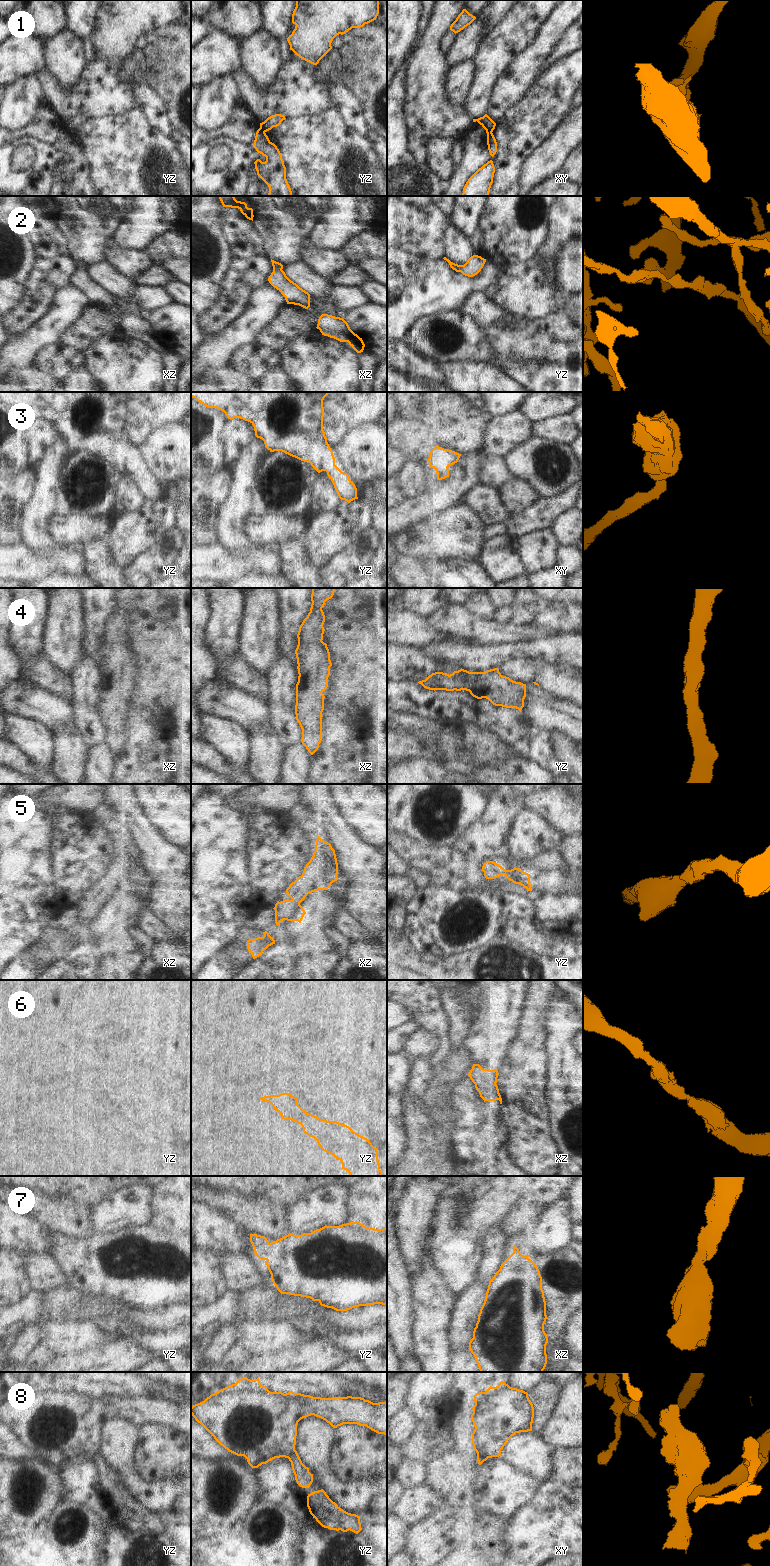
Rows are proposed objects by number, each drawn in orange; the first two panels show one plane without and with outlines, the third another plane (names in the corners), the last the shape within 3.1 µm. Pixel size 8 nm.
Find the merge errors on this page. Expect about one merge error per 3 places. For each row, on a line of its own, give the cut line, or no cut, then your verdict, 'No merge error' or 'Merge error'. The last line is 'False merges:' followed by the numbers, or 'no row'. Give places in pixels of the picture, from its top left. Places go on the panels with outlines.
1: Split along yz (260, 127), (264, 132). Merge error
2: No split. No merge error
3: No split. No merge error
4: No split. No merge error
5: No split. No merge error
6: No split. No merge error
7: No split. No merge error
8: Split along xy (473, 1445), (491, 1457). Merge error
False merges: 1, 8.

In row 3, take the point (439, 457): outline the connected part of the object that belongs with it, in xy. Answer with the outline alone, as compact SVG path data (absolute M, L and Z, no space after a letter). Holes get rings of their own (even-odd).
M436 445L431 451L428 458L429 466L434 468L437 473L437 480L449 477L448 467L457 463L461 454L444 449Z

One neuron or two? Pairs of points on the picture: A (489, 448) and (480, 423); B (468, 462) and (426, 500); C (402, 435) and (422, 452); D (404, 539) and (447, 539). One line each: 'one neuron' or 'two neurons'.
A: two neurons
B: one neuron
C: one neuron
D: one neuron

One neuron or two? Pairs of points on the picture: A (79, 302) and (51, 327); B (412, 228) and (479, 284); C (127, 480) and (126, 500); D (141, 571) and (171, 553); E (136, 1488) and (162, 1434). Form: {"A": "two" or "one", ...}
{"A": "one", "B": "two", "C": "one", "D": "one", "E": "two"}

